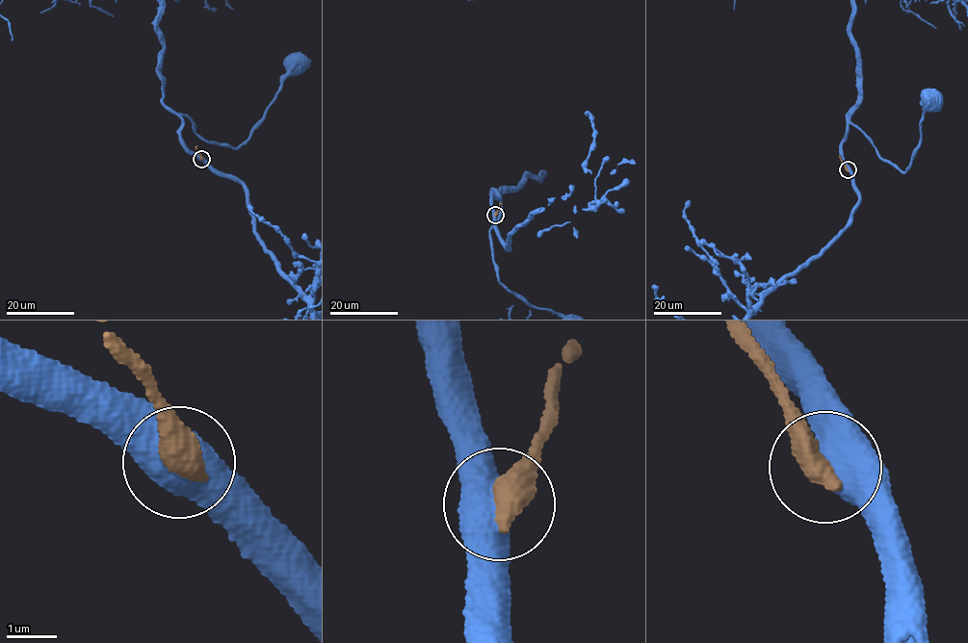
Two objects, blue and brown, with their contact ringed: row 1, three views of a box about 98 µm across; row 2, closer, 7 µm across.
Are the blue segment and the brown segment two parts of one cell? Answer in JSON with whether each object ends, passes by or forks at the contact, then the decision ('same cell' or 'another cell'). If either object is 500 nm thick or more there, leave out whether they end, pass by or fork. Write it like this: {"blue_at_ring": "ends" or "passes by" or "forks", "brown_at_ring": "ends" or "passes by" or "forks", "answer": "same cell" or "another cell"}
{"answer": "another cell"}

